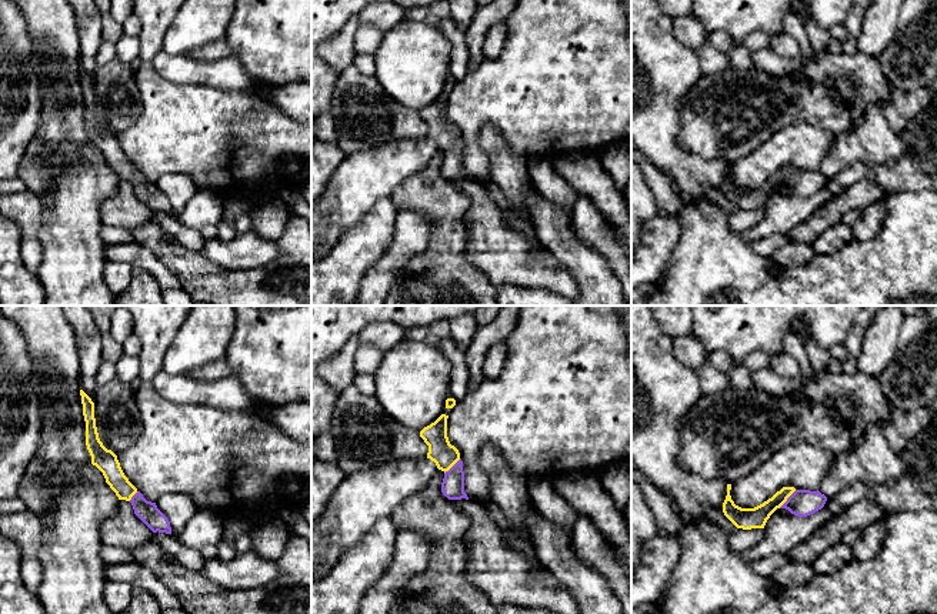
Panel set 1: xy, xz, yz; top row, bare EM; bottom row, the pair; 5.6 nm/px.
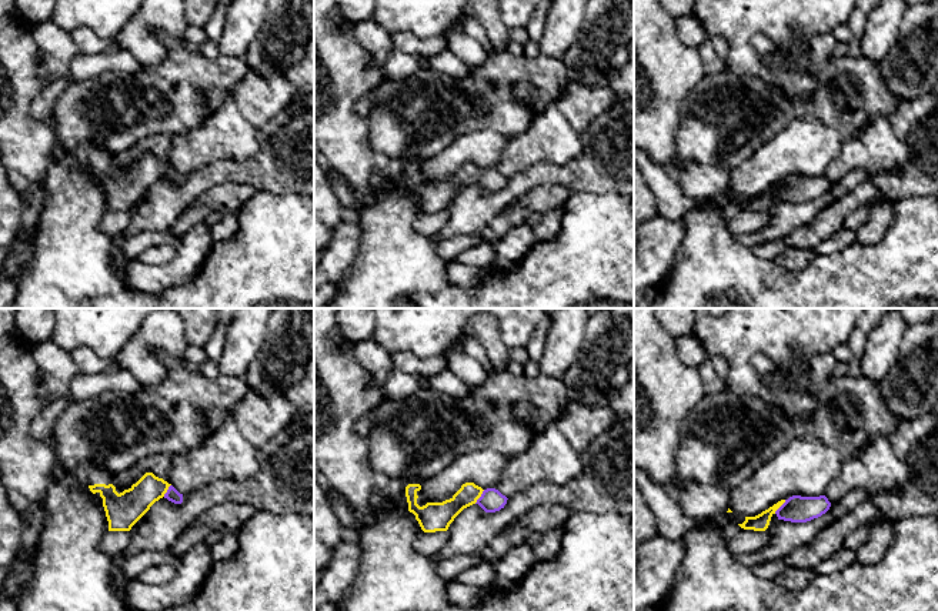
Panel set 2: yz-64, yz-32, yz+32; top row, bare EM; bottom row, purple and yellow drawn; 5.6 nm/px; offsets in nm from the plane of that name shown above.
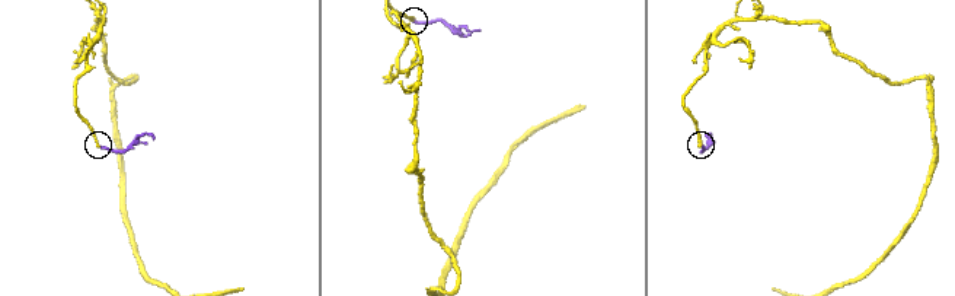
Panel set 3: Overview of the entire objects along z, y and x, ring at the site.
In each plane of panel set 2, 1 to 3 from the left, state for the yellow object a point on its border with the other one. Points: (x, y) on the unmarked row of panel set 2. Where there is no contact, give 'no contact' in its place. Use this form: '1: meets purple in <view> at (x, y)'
1: meets purple in yz-64 at (167, 170)
2: meets purple in yz-32 at (480, 177)
3: meets purple in yz+32 at (780, 187)

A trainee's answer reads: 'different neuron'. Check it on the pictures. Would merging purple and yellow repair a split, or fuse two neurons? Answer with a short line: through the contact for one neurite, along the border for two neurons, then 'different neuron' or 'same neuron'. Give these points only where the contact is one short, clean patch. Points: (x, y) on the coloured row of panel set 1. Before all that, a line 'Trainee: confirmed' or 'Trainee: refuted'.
Trainee: refuted
line yz (802, 503), (787, 499), (777, 500), (756, 517); same neuron

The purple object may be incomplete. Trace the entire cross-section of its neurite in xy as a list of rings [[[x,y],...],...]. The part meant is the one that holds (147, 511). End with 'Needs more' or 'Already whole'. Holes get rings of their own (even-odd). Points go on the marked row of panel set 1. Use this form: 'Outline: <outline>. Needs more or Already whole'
Outline: [[[80,390],[83,416],[86,421],[86,446],[91,456],[91,464],[96,465],[104,475],[106,483],[116,493],[119,500],[130,501],[134,514],[153,531],[171,534],[171,527],[167,517],[157,508],[156,503],[147,501],[143,494],[124,475],[117,456],[107,450],[99,438],[94,403]]]. Needs more

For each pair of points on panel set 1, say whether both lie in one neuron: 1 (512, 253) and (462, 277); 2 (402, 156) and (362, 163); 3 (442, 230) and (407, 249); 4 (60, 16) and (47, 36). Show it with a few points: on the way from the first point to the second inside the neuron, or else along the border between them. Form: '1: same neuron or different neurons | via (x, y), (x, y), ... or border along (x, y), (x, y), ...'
1: different neurons | border along (466, 237), (466, 256), (494, 286)
2: same neuron | via (392, 163), (372, 163)
3: different neurons | border along (412, 209), (432, 222), (432, 237), (409, 260)
4: same neuron | via (56, 20), (52, 24), (52, 32)

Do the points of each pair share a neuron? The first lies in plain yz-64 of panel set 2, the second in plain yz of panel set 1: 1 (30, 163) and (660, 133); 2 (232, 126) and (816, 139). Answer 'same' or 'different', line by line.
1: same
2: different

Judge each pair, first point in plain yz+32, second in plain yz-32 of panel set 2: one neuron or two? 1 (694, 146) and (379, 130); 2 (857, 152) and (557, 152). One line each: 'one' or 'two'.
1: one
2: one

